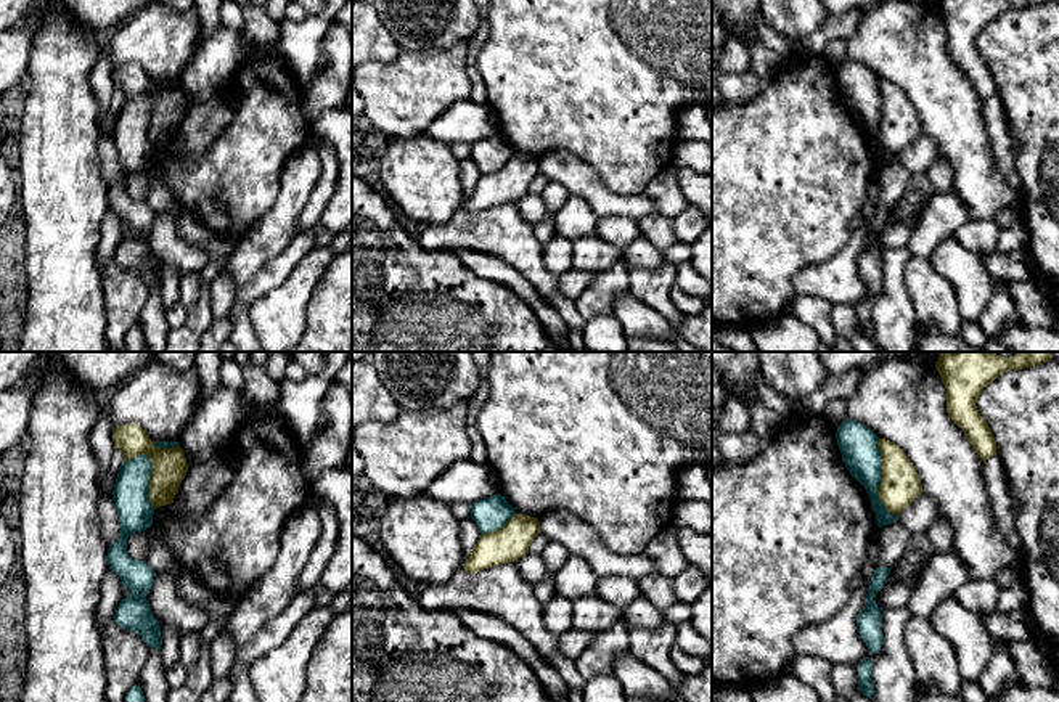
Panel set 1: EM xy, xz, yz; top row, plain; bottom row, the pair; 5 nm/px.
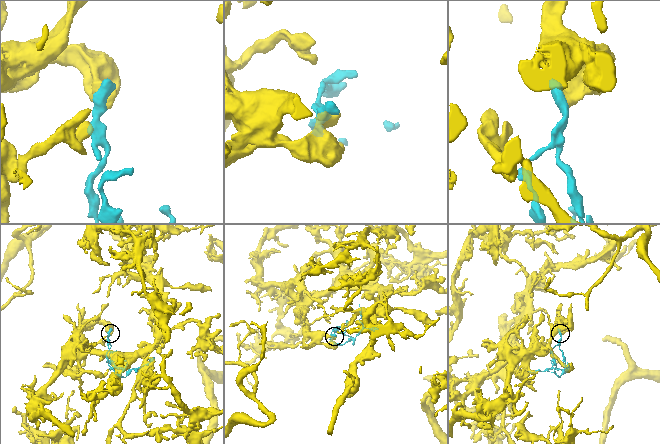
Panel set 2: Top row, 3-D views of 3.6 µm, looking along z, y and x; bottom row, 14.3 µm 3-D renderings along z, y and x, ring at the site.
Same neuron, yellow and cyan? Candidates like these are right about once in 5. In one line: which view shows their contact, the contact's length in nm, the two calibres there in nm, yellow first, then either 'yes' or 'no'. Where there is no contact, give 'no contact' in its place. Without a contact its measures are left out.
yz | 400 nm | 200/190 nm | no

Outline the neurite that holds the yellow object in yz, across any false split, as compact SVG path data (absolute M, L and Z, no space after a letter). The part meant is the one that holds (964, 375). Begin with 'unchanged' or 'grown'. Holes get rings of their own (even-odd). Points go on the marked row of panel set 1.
unchanged; M942 352L935 368L947 389L947 411L964 431L980 461L996 455L996 442L975 402L982 389L1000 374L1051 360L1051 352L1016 352L1004 358L995 352Z

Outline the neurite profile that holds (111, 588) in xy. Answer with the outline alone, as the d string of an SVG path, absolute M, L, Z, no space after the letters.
M108 569L100 585L100 602L96 607L96 618L100 631L114 620L116 609L121 604L122 583L119 577Z

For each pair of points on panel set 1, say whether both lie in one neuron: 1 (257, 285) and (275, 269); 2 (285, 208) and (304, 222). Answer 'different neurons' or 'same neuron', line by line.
1: same neuron
2: different neurons

